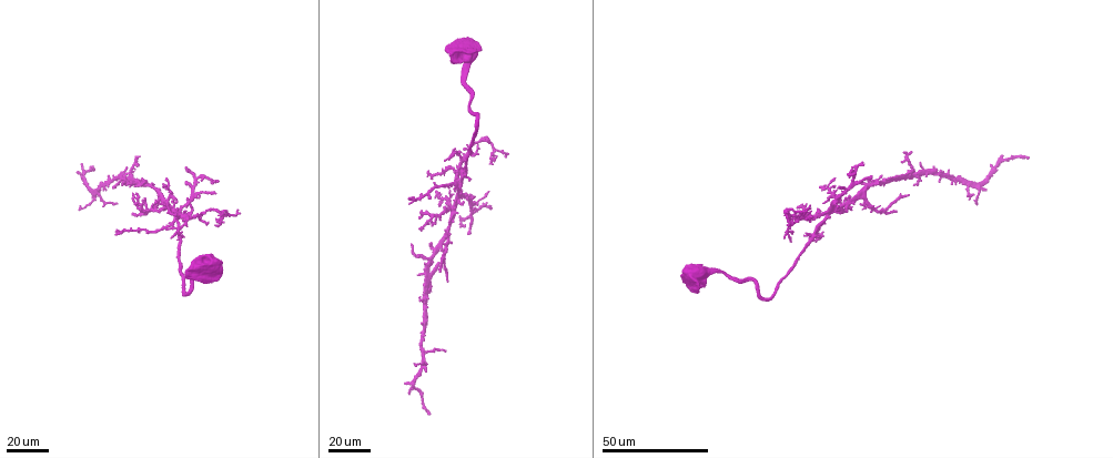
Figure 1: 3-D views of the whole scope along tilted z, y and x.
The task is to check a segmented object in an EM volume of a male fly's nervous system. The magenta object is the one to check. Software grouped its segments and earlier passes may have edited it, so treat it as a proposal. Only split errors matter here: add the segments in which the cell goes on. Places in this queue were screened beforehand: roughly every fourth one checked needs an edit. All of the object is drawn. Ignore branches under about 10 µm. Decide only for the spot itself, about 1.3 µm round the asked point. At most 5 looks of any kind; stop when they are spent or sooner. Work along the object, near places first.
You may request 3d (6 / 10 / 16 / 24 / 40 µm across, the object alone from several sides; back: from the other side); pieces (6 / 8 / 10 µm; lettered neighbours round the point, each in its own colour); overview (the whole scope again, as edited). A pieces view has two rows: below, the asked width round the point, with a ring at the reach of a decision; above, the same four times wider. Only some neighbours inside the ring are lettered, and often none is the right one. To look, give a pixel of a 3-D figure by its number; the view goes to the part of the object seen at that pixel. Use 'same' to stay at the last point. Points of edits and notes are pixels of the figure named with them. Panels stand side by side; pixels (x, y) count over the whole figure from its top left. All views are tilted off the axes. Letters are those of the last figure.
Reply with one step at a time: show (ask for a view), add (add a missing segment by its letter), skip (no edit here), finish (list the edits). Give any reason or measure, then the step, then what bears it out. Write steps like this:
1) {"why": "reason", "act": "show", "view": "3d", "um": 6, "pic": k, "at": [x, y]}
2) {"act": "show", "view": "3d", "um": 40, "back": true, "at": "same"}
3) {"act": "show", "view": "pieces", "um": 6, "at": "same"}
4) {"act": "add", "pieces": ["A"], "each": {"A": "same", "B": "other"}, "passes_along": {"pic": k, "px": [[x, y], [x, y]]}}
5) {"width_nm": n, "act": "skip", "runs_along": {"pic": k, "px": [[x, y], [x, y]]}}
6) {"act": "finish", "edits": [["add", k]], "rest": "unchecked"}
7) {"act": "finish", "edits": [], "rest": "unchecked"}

{"why": "free end", "act": "show", "view": "3d", "um": 40, "pic": 1, "at": [438, 262]}

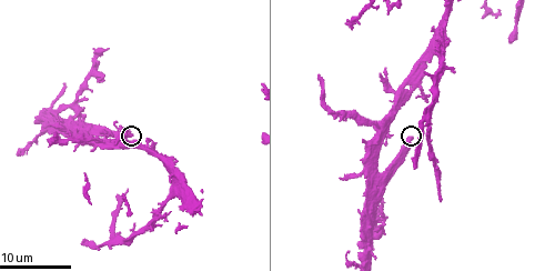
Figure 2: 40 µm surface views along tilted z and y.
{"act": "show", "view": "pieces", "um": 8, "pic": 2, "at": [414, 137]}

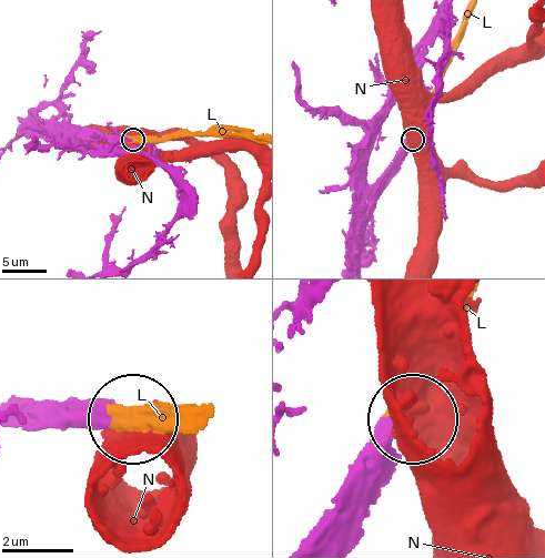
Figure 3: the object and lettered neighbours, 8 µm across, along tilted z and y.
{"act": "add", "pieces": ["L"], "each": {"L": "same", "N": "other"}, "found": "the cell continues"}

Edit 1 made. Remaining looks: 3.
{"why": "redraw", "act": "show", "view": "overview"}

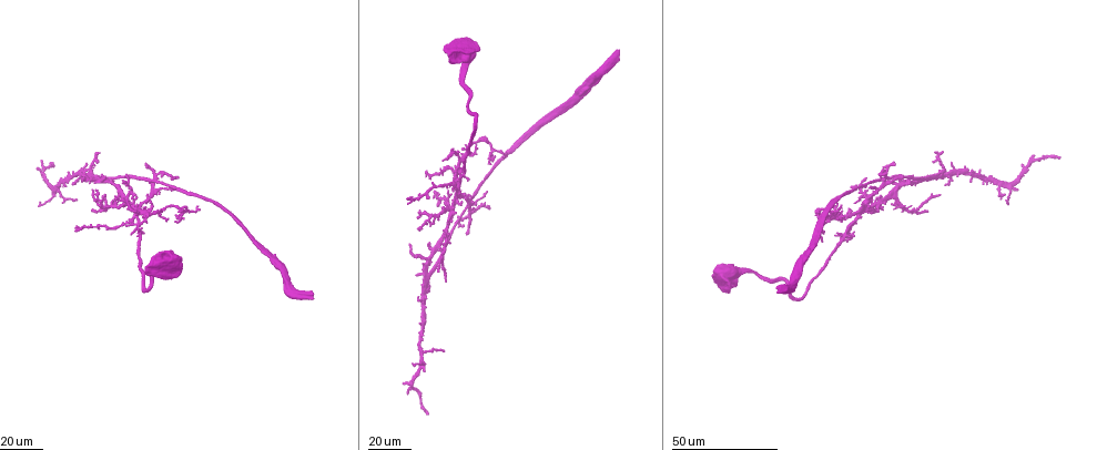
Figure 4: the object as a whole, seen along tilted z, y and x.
{"why": "branch stops here", "act": "show", "view": "3d", "um": 24, "pic": 4, "at": [909, 184]}

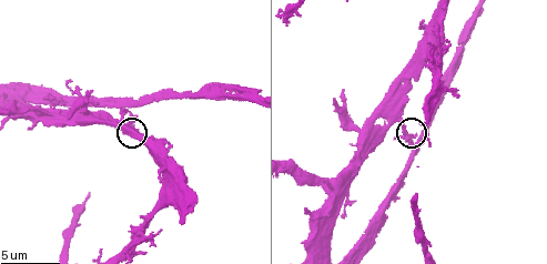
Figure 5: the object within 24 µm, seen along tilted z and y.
{"act": "show", "view": "pieces", "um": 8, "pic": 5, "at": [411, 134]}

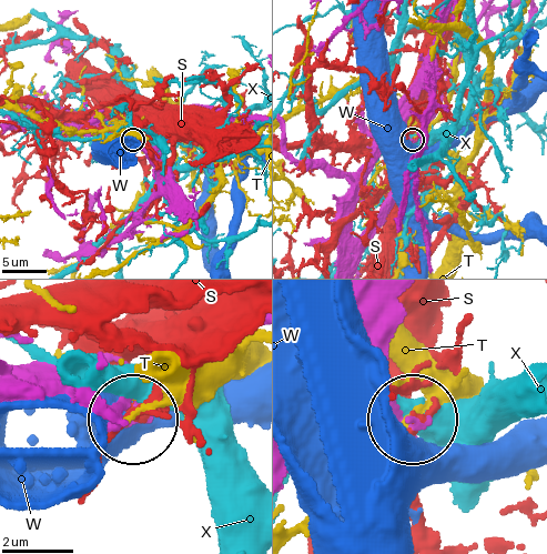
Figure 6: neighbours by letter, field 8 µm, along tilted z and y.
{"act": "skip", "each": {"S": "other", "T": "other", "W": "other", "X": "other"}, "found": "none of them fits"}

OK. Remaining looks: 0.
{"act": "finish", "edits": [["add", 3]], "rest": "unchecked"}

